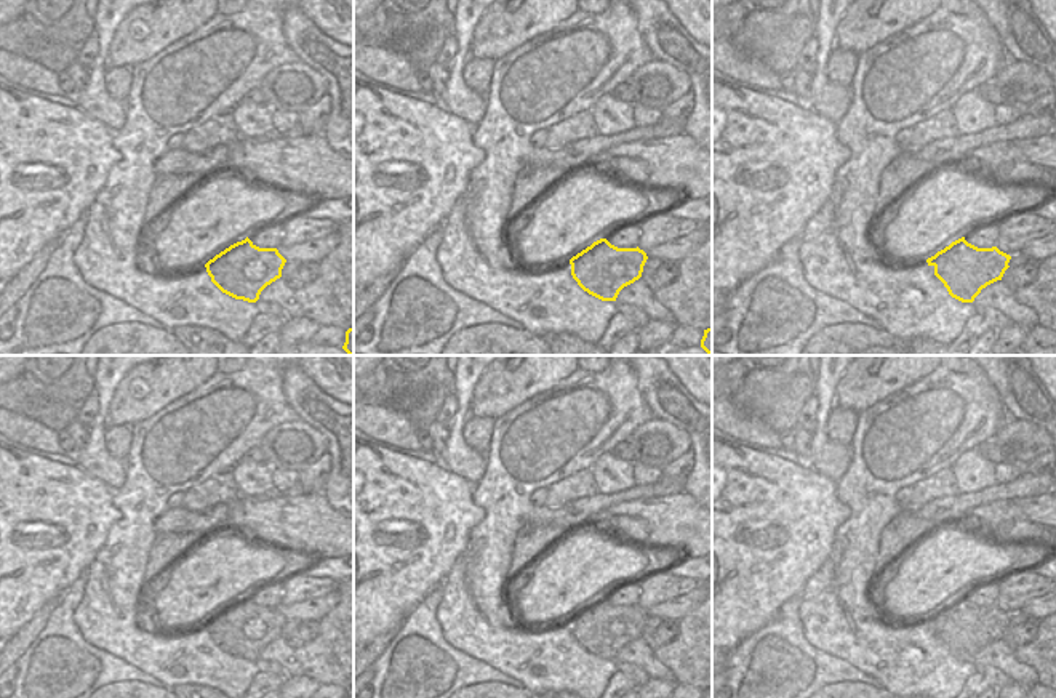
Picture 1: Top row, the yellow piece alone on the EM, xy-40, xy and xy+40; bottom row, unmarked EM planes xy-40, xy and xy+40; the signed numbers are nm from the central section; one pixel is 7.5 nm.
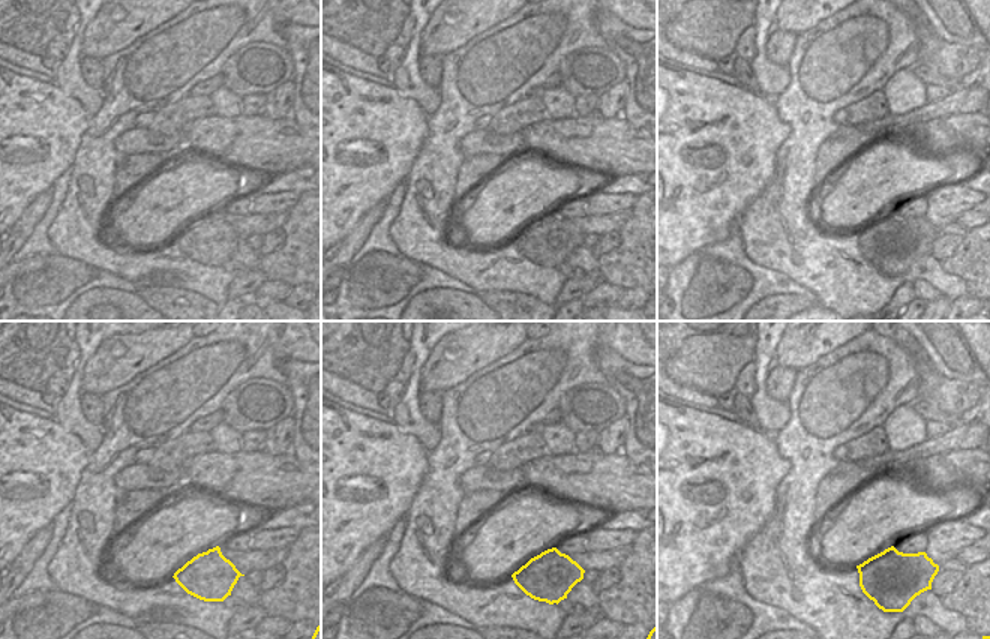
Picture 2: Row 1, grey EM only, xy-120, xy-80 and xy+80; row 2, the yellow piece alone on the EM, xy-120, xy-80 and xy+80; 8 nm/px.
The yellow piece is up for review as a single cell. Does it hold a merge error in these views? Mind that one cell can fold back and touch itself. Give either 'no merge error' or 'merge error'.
merge error

